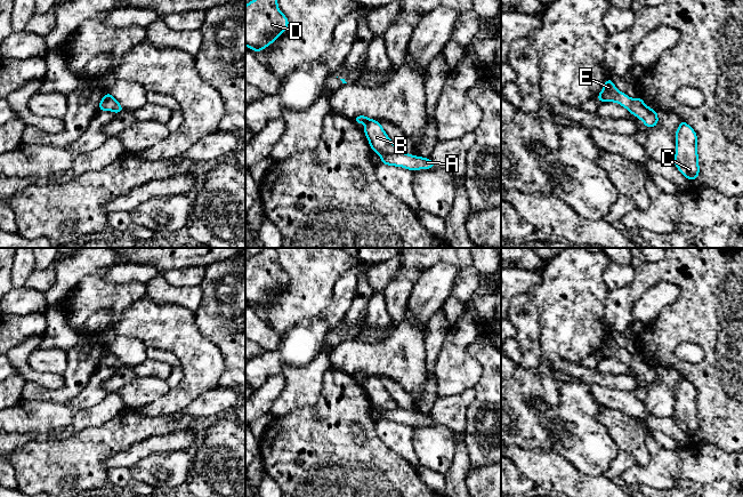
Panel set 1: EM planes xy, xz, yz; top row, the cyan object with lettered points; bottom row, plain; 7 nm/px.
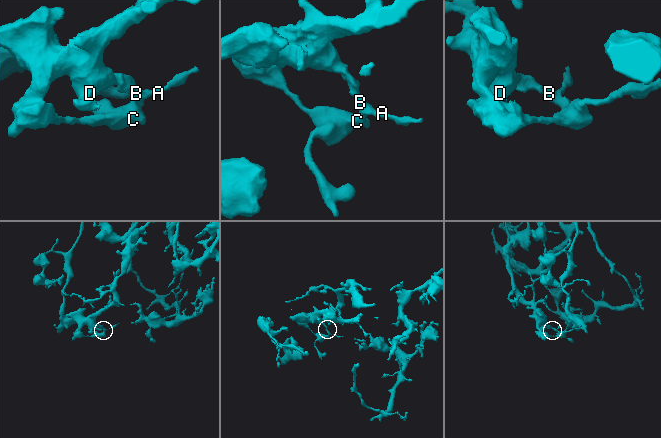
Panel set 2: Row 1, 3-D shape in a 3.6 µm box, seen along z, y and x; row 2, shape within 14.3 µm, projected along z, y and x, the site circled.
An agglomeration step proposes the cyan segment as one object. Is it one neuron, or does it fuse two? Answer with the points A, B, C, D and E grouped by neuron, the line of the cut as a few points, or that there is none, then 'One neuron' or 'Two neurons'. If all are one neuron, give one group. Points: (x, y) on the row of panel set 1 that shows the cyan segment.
Groups: A B C / D E. Split along yz (632, 99), (631, 106), (628, 110). Two neurons

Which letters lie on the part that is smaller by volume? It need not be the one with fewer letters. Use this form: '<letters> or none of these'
A, B, C

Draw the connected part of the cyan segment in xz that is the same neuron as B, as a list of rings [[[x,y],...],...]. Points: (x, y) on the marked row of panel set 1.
[[[370,120],[363,130],[372,151],[380,155],[382,165],[403,167],[411,171],[435,167],[431,159],[415,157],[399,151],[378,120]]]

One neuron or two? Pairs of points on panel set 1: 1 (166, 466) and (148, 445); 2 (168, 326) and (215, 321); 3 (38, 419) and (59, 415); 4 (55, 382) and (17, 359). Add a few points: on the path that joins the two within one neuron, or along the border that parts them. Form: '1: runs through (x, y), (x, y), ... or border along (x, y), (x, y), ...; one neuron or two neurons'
1: border along (180, 449), (151, 453), (131, 466); two neurons
2: border along (194, 312), (198, 329), (213, 344); two neurons
3: runs through (43, 418), (54, 417); one neuron
4: runs through (45, 379), (32, 376), (25, 369); one neuron

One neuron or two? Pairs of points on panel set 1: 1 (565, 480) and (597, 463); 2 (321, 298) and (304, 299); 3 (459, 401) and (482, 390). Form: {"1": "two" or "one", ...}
{"1": "two", "2": "one", "3": "two"}

